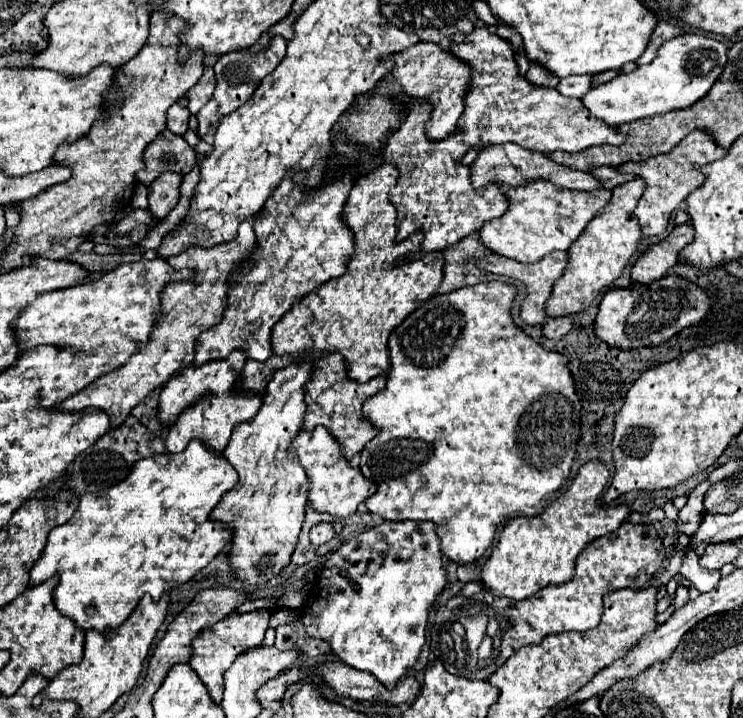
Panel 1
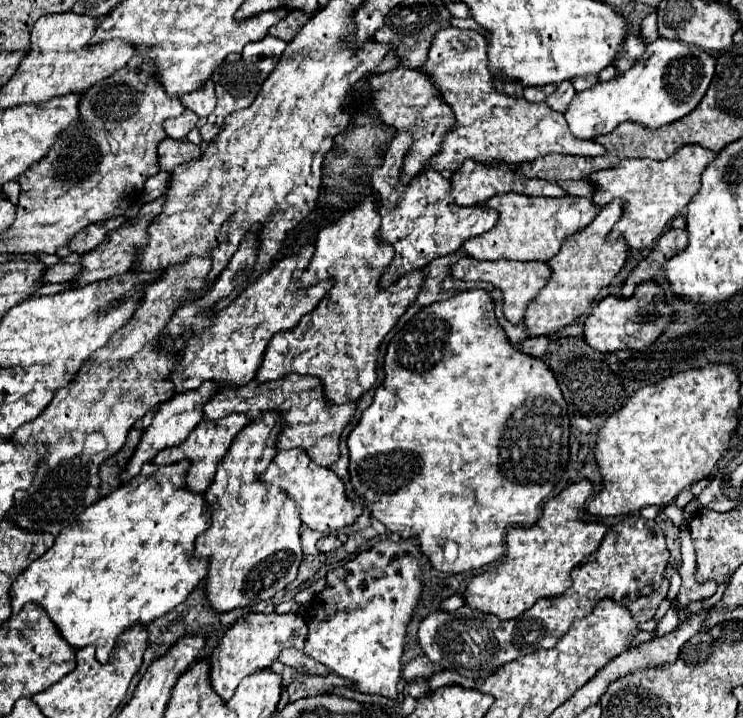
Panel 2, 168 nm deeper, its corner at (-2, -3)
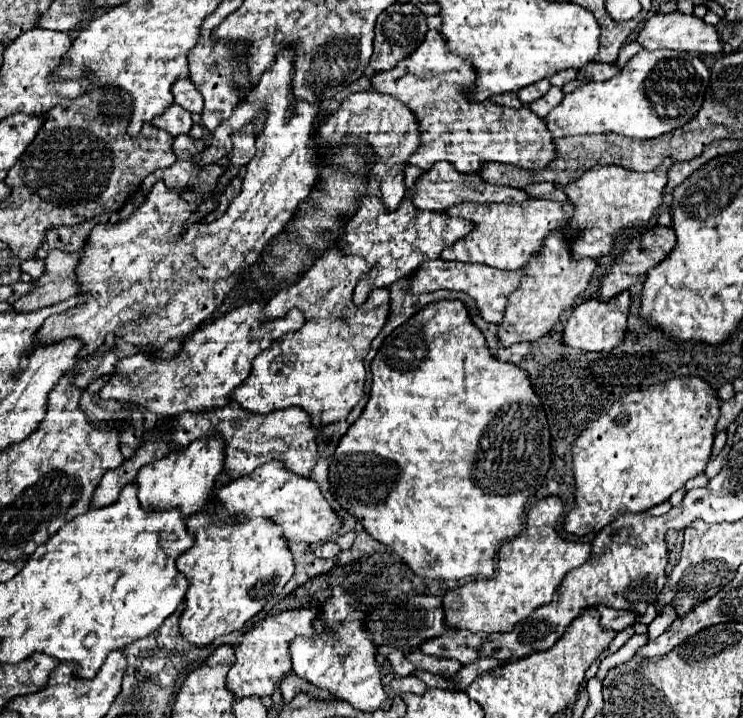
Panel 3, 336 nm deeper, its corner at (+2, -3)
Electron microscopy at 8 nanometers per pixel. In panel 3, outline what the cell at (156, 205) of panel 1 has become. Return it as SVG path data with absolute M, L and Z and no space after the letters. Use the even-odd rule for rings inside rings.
M51 251L45 257L45 271L39 277L39 287L35 281L31 291L13 303L13 311L29 313L55 305L63 299L75 297L79 287L75 283L73 269L77 263L79 263L79 253Z

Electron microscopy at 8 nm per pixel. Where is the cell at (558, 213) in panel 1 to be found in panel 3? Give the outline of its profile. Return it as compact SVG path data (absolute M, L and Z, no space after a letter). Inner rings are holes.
M527 199L515 205L453 205L451 209L445 211L445 215L473 221L475 229L467 237L451 245L447 251L443 251L441 259L461 263L481 263L487 267L507 271L521 269L527 263L527 259L535 253L535 249L539 249L543 237L547 237L549 231L565 225L571 213L573 205L569 205L567 201L557 203L545 199Z

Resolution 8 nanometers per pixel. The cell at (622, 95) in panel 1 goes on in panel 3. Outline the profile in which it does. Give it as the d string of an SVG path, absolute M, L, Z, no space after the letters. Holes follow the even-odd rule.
M639 51L609 81L585 83L545 117L553 137L581 133L617 133L633 139L653 139L689 123L701 109L709 85L707 65L683 51Z

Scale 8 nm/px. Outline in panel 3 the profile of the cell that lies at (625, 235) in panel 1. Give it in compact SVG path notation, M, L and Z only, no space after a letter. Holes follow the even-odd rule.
M559 231L549 233L545 237L539 251L525 263L523 267L523 279L519 287L507 297L505 315L497 329L499 345L511 347L513 343L533 343L545 333L553 329L553 325L559 321L561 313L569 307L575 307L577 295L581 295L593 277L593 271L597 269L595 259L571 259L569 253L569 237L565 237Z

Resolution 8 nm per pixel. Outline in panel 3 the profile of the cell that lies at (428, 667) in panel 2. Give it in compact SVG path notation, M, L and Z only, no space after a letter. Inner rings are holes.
M413 651L413 653L407 653L407 659L413 661L417 665L417 669L425 669L435 675L441 675L441 677L453 677L463 665L459 661L453 661L453 659L445 659L445 657L437 657L431 655L423 655L421 651Z

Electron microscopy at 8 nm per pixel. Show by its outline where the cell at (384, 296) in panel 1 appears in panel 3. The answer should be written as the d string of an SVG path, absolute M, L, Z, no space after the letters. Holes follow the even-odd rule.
M331 247L315 261L299 283L281 289L265 305L267 319L281 319L291 309L299 309L307 321L301 331L287 333L283 339L275 341L271 349L265 349L255 357L249 379L243 381L229 399L249 413L301 407L315 427L345 419L363 397L363 359L389 315L387 289L371 291L361 307L353 305L347 289L355 287L359 277L367 271L369 265L363 257L343 255L337 247Z

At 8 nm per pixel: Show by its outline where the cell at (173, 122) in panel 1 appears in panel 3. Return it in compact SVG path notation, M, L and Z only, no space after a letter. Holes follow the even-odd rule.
M171 105L161 115L155 117L153 125L157 129L163 129L163 131L171 133L173 137L177 137L177 135L187 135L193 123L191 123L191 113L187 113L179 105Z

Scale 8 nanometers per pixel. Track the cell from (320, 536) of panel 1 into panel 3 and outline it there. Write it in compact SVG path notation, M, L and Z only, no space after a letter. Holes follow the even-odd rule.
M327 541L327 543L323 543L323 545L319 545L319 547L315 549L315 555L321 557L321 559L331 559L331 557L335 557L339 551L341 551L341 549L339 549L339 545L337 545L335 541Z

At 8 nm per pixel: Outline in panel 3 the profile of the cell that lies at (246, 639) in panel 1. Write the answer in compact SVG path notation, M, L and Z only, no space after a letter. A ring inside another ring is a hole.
M293 609L279 615L271 615L261 619L251 631L243 635L243 641L239 647L235 647L237 663L229 669L227 675L227 687L235 693L235 697L265 697L271 695L275 685L281 681L283 675L291 671L291 659L289 659L289 641L303 635L303 637L315 637L317 631L313 627L313 621L319 619L319 609Z

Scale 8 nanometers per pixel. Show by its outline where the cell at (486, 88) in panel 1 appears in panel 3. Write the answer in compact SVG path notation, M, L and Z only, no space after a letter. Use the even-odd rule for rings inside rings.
M431 29L427 31L427 37L423 39L423 45L411 57L405 57L395 67L387 71L377 71L371 75L371 89L377 93L385 93L401 101L405 107L409 107L415 113L415 119L419 123L419 149L407 159L407 165L417 165L423 171L431 169L433 163L449 161L459 173L477 173L479 167L487 161L513 165L519 169L543 169L547 161L551 161L551 153L555 153L553 137L547 133L547 125L543 119L539 119L529 107L521 109L509 109L495 105L491 101L483 103L469 103L465 97L465 89L471 89L475 83L475 69L467 65L467 61L461 61L455 57L449 49L443 37L439 37L439 31Z

